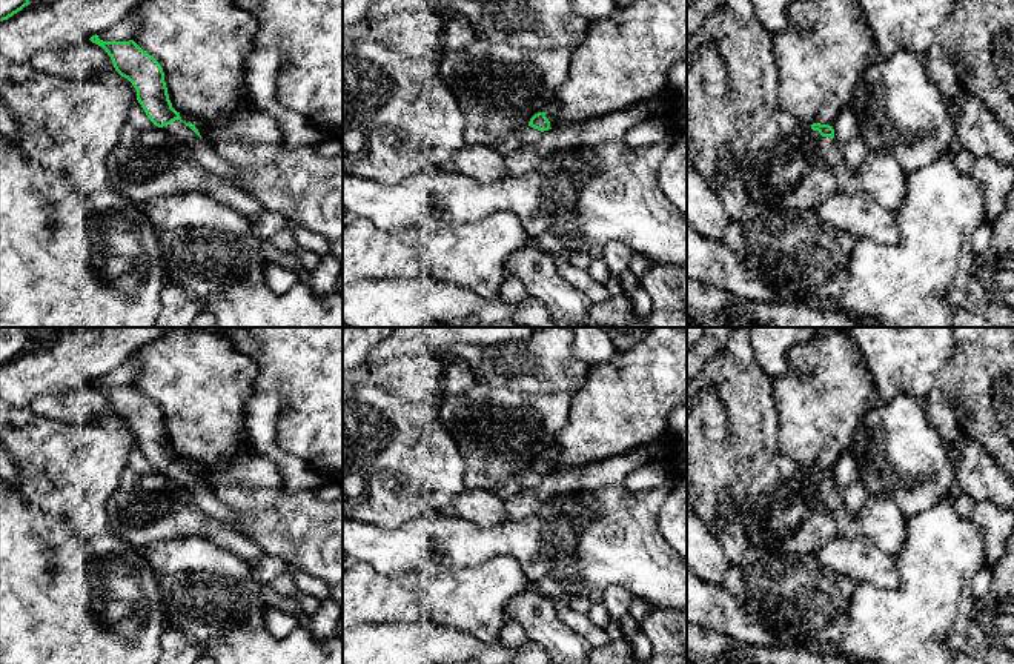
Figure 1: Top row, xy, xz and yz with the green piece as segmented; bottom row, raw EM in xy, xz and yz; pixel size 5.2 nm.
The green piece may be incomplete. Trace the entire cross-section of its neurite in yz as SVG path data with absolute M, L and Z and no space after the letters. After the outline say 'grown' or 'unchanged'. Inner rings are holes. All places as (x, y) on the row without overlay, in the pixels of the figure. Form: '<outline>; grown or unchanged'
M813 467L811 473L816 478L817 492L823 503L823 507L831 513L836 513L839 506L842 504L842 496L834 483L833 470Z; grown

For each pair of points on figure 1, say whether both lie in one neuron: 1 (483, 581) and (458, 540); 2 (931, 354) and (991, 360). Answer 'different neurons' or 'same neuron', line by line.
1: different neurons
2: different neurons

